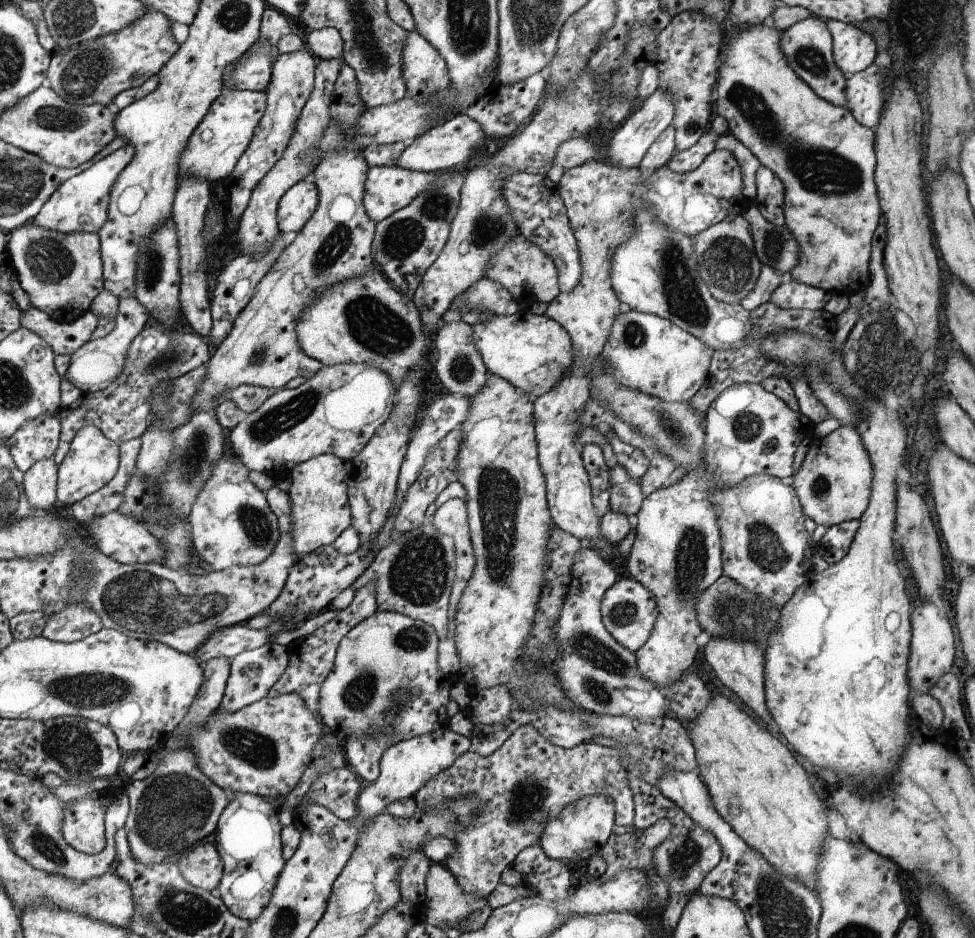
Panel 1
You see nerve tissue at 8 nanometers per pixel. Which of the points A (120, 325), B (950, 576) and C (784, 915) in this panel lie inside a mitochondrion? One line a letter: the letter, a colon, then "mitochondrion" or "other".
A: other
B: other
C: mitochondrion

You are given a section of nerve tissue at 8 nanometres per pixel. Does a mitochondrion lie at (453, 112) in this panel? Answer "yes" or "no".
no

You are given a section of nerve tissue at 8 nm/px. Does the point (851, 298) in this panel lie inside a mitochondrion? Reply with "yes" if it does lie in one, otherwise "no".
no

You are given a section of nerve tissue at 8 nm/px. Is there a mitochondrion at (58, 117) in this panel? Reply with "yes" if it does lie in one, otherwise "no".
yes

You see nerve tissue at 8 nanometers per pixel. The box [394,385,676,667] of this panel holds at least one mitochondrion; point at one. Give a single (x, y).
(498, 496)

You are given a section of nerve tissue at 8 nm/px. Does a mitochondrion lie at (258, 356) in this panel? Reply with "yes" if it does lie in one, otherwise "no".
yes

